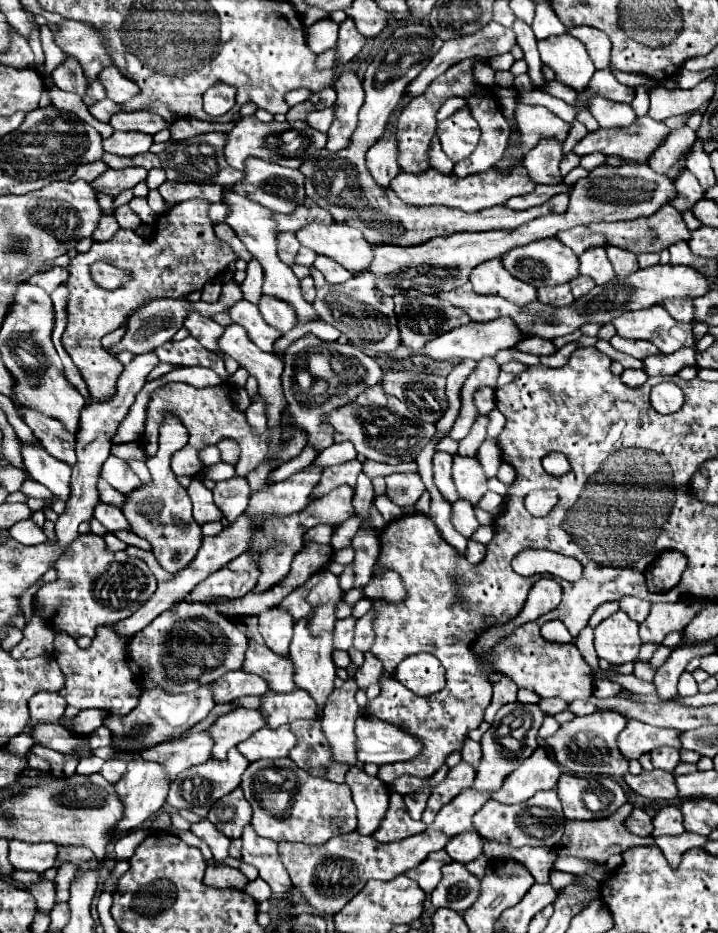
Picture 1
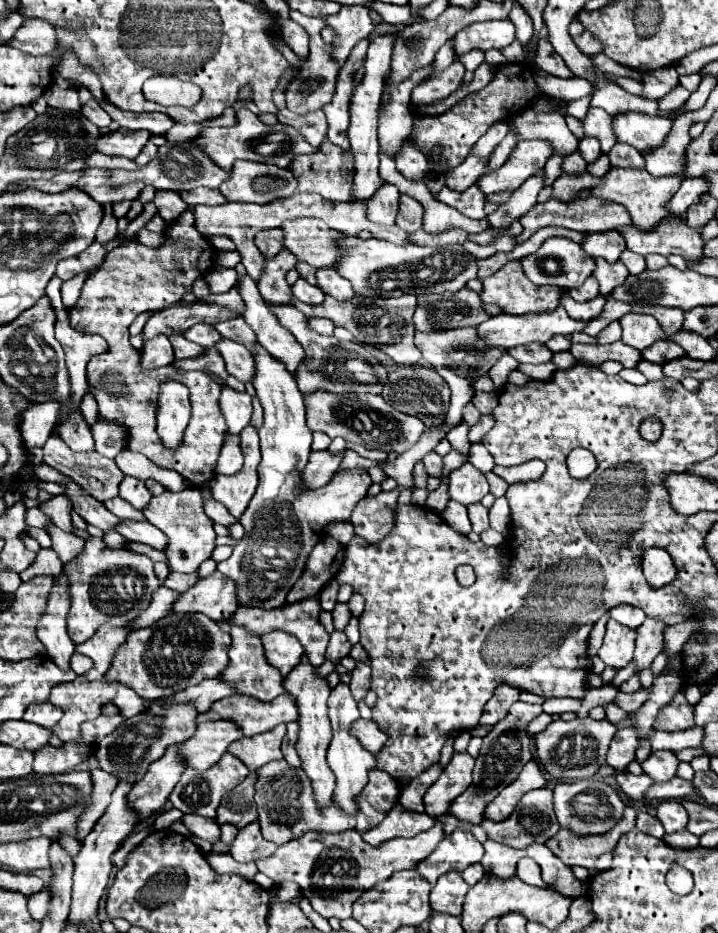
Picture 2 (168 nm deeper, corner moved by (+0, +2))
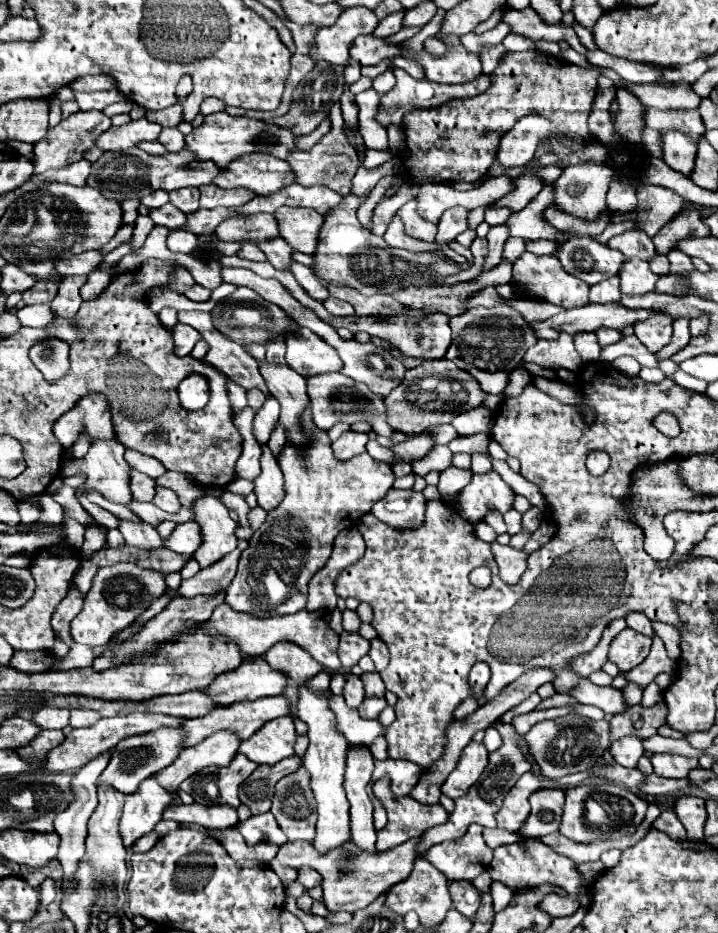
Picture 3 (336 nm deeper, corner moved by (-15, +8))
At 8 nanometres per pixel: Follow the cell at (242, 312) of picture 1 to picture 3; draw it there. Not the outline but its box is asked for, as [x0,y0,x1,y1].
[284,327,342,377]

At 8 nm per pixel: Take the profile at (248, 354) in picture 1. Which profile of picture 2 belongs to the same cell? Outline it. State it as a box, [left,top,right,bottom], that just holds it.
[217,347,373,609]

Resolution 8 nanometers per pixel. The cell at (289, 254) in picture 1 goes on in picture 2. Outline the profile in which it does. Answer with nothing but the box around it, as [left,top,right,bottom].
[255,229,283,257]

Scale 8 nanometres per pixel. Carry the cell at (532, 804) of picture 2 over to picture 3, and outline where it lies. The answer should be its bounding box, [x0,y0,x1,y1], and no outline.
[518,789,564,839]

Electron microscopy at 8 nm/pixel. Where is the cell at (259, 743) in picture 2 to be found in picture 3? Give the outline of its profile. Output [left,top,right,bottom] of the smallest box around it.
[238,717,296,765]

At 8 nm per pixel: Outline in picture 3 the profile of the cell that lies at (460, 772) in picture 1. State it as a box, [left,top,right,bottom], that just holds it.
[442,741,488,799]

